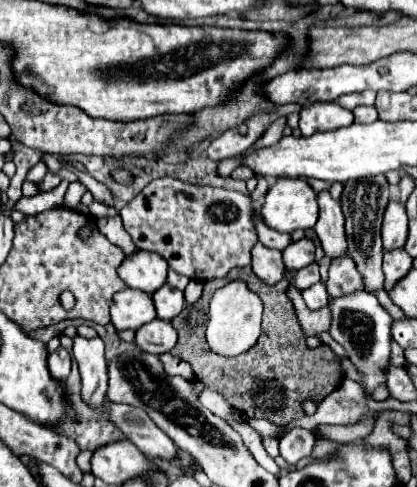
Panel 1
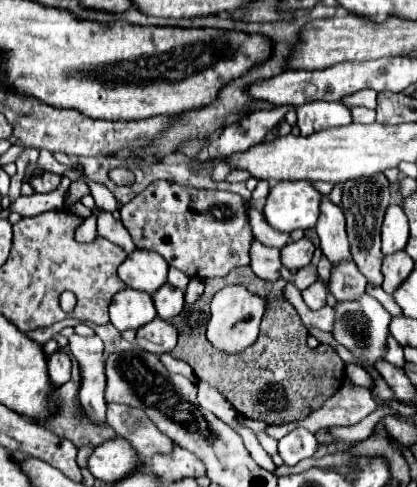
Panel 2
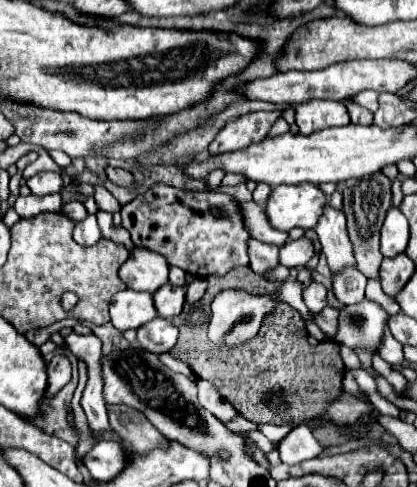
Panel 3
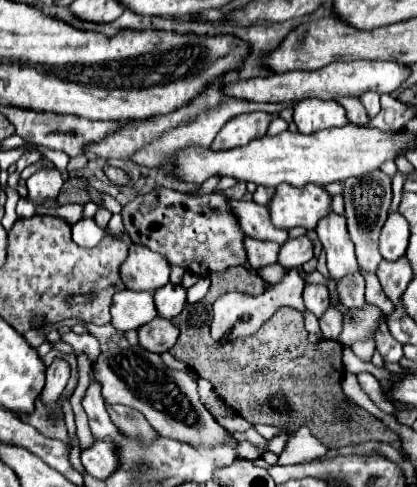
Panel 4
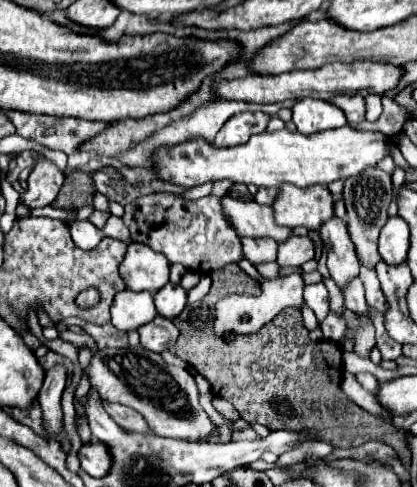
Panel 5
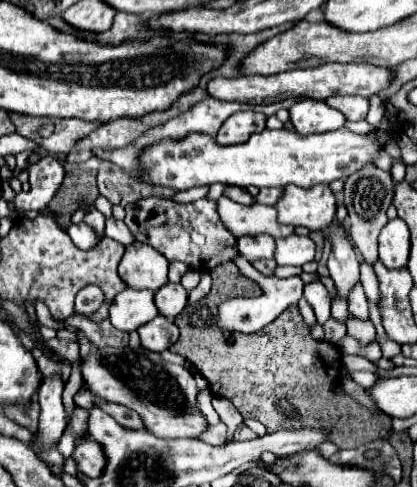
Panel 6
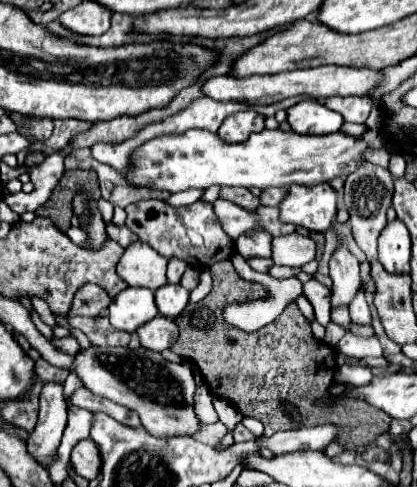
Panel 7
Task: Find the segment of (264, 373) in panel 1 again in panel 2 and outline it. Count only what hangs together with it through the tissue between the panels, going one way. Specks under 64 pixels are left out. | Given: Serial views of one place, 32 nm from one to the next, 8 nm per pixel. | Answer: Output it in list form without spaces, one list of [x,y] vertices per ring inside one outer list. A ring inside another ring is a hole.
[[[250,266],[234,268],[232,278],[226,276],[206,280],[206,290],[202,298],[196,304],[186,304],[184,310],[176,318],[172,318],[172,324],[178,328],[178,344],[176,348],[172,348],[170,354],[174,358],[188,362],[196,378],[206,380],[214,388],[218,388],[244,418],[262,420],[268,424],[298,422],[310,416],[340,390],[342,380],[346,376],[344,362],[330,344],[318,344],[318,348],[314,350],[306,344],[308,330],[304,328],[298,312],[282,298],[284,286],[286,280],[260,280]],[[236,278],[248,278],[248,290],[258,296],[272,298],[272,306],[266,310],[262,318],[262,328],[256,342],[240,354],[224,354],[216,352],[216,348],[208,344],[206,324],[212,296],[220,288],[236,284]]]

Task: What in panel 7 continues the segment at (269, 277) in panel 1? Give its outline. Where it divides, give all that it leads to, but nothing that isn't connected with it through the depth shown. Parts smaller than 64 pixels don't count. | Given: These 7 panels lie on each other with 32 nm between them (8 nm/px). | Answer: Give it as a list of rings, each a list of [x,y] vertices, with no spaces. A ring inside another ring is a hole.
[[[264,230],[246,232],[244,236],[240,236],[236,240],[236,250],[244,258],[250,258],[250,256],[270,258],[270,254],[272,254],[272,236],[270,236],[270,232],[264,232]]]

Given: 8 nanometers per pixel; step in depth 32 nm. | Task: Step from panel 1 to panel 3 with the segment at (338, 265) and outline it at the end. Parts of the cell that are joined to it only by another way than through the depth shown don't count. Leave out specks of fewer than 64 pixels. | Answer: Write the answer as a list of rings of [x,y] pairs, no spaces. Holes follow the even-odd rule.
[[[348,268],[332,280],[332,292],[344,306],[360,304],[360,300],[364,300],[364,286],[366,276],[360,274],[356,268]]]

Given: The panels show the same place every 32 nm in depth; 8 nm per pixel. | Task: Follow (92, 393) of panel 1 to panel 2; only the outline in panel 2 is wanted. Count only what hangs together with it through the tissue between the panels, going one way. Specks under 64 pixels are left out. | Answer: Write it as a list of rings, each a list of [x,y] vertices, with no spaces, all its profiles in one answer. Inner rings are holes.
[[[78,336],[68,338],[72,356],[80,362],[84,384],[80,390],[80,404],[96,426],[106,424],[106,402],[104,402],[104,344],[98,336]]]

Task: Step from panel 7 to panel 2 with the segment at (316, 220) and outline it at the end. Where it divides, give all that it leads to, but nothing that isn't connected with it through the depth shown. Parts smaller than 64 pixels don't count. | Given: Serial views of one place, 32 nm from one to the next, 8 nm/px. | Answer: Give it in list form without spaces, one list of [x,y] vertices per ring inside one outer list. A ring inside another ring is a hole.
[[[278,182],[268,194],[264,214],[268,224],[280,232],[292,232],[294,228],[306,230],[316,226],[316,220],[320,216],[320,202],[322,194],[310,182]]]

